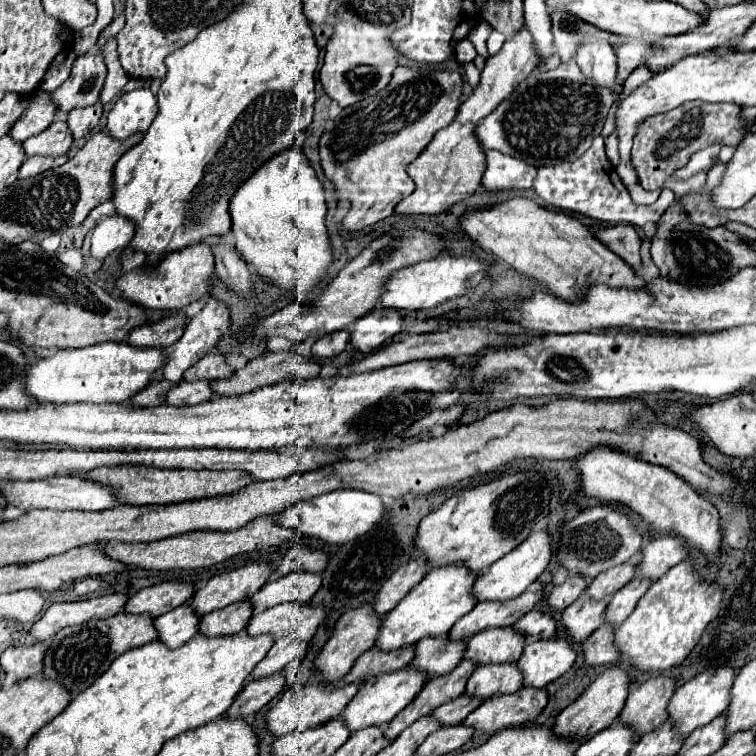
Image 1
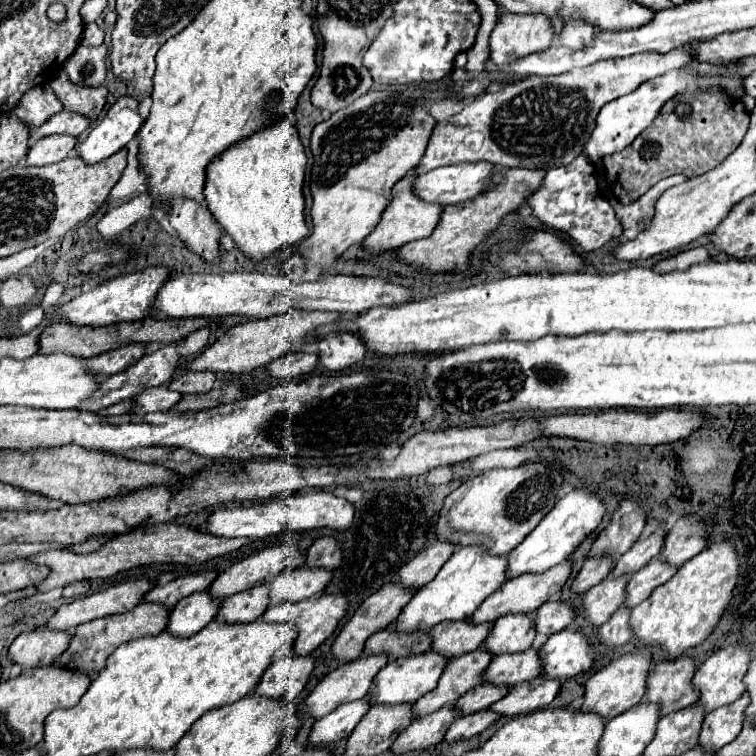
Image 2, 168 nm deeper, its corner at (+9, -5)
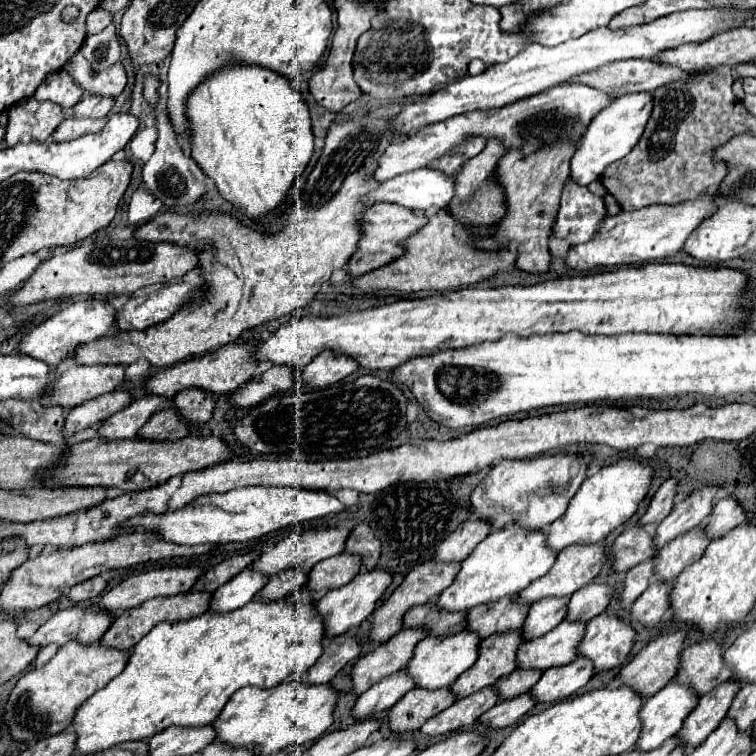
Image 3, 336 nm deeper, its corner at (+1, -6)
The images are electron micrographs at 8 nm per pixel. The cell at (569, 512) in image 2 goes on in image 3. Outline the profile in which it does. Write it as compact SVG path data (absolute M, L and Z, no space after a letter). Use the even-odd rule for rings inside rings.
M621 458L609 466L603 466L597 474L589 476L579 492L571 498L567 512L557 518L549 528L549 548L559 552L575 542L601 542L609 532L627 522L639 508L639 502L647 496L653 482L653 468L637 458Z

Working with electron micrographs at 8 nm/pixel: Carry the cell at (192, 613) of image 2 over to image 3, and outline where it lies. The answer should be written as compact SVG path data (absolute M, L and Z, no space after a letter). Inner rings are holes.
M245 568L241 574L231 578L227 584L217 588L211 598L211 612L231 612L255 598L255 594L267 584L267 576L253 570Z

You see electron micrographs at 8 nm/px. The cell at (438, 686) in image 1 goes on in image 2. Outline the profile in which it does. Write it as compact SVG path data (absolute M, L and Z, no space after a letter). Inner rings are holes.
M475 649L473 653L465 653L461 657L451 657L443 675L439 677L437 687L425 697L413 703L413 717L429 715L431 711L439 711L445 705L451 705L469 689L481 683L481 673L487 669L491 655L485 649Z

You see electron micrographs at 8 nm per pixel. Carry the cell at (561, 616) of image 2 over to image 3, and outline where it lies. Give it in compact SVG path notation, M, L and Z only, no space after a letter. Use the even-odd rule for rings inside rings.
M591 582L585 588L577 590L571 596L571 600L569 600L567 620L589 622L597 614L605 612L605 608L611 602L613 590L615 590L613 586L609 586L609 584L597 584L597 582Z

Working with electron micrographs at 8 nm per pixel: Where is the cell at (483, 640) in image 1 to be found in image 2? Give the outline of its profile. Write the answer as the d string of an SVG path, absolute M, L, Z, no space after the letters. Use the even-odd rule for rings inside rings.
M507 615L499 617L487 639L483 641L483 649L491 655L503 655L503 653L519 653L533 645L535 639L535 625L533 615Z

